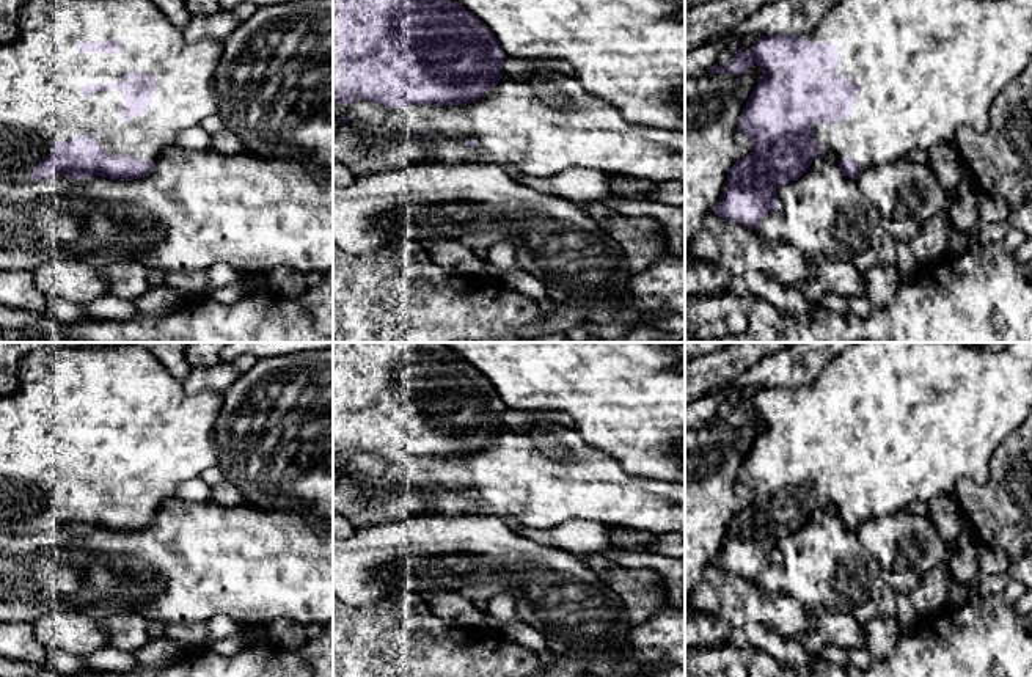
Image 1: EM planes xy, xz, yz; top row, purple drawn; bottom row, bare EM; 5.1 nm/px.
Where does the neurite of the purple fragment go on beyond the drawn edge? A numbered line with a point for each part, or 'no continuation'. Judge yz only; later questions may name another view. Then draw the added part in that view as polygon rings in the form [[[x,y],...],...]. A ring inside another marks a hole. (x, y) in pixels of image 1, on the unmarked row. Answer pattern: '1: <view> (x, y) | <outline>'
1: yz (930, 413) | [[[855,342],[837,355],[812,383],[800,386],[798,390],[837,397],[840,401],[837,405],[840,412],[836,419],[837,427],[844,429],[848,423],[851,426],[850,432],[862,438],[862,443],[855,448],[858,451],[856,460],[847,471],[831,478],[818,474],[814,481],[823,506],[834,506],[837,510],[855,510],[865,521],[903,510],[914,501],[928,503],[938,495],[953,493],[960,479],[968,479],[979,487],[988,482],[991,456],[1032,413],[1032,342],[1010,342],[1002,350],[971,349],[960,342]]]

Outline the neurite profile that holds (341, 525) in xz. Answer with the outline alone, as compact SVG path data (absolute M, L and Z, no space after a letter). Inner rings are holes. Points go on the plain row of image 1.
M333 510L333 537L350 537L355 531L349 517Z

